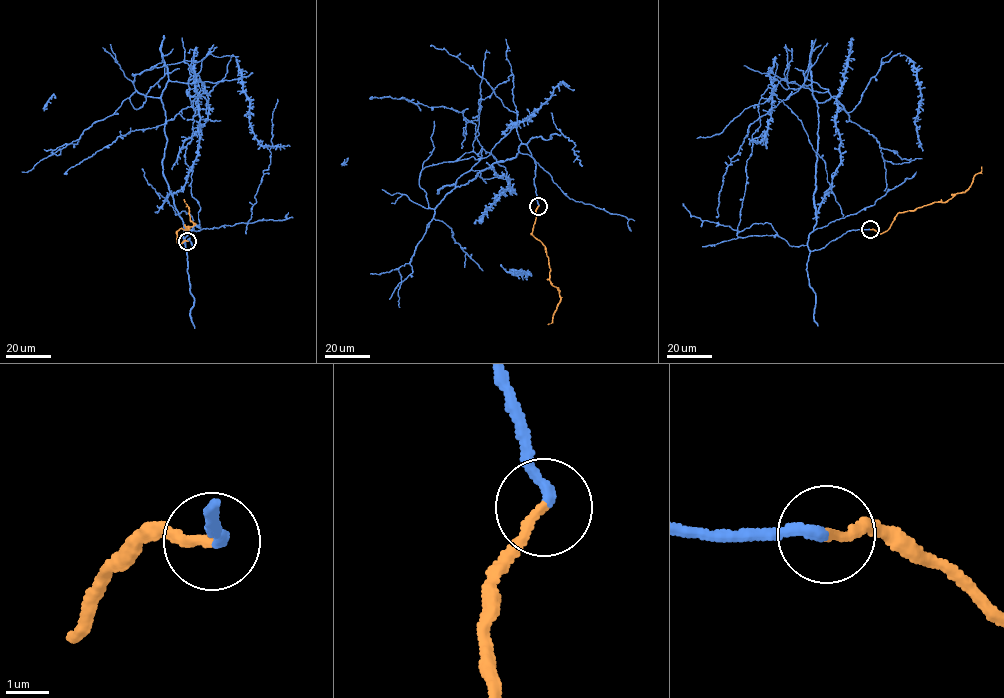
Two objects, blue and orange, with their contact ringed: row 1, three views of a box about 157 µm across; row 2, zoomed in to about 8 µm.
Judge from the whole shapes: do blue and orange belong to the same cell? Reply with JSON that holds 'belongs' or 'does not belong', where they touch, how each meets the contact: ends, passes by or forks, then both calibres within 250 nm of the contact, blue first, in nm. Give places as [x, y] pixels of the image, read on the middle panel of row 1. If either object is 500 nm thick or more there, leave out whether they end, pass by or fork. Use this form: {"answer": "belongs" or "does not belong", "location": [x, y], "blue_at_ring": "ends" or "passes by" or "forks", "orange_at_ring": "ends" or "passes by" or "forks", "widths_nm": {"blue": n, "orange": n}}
{"answer": "belongs", "location": [538, 206], "blue_at_ring": "ends", "orange_at_ring": "ends", "widths_nm": {"blue": 240, "orange": 220}}

